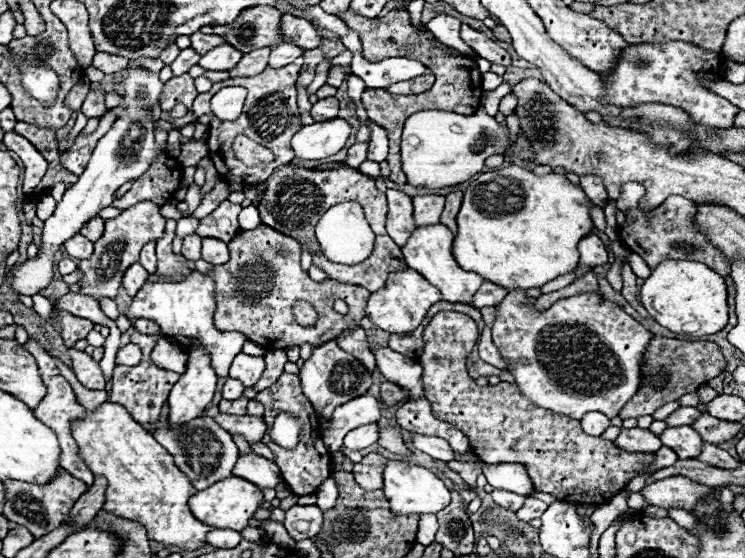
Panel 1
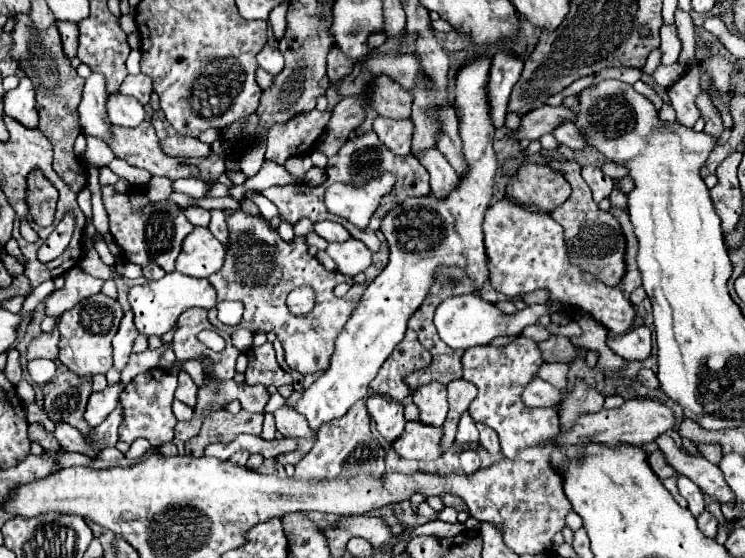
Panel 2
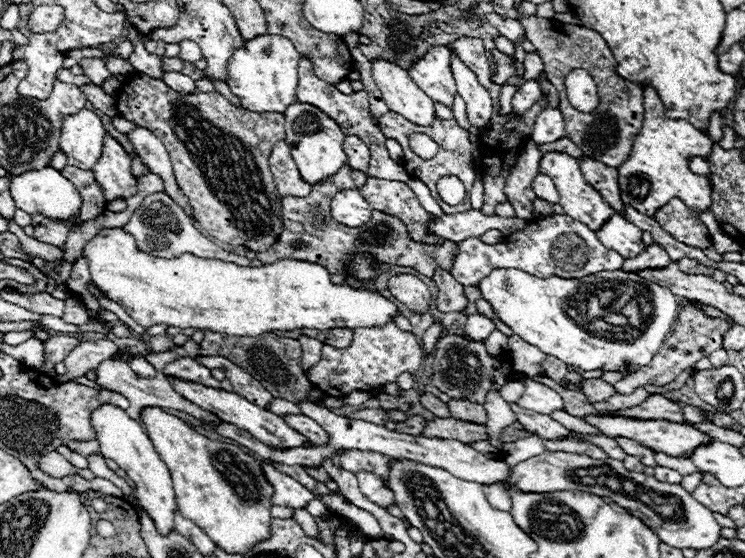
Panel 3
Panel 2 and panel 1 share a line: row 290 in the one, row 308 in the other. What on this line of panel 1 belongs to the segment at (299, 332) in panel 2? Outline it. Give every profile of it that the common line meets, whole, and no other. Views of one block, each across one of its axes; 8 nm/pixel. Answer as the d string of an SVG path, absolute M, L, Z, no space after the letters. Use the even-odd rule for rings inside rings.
M268 226L238 232L230 242L230 260L222 266L214 266L208 276L216 282L214 326L220 332L242 332L248 340L260 344L266 352L300 346L304 342L318 348L338 338L342 332L356 326L364 318L364 308L370 298L366 288L338 284L330 278L324 282L310 280L308 272L304 272L300 266L300 242L282 232L274 232L274 228ZM278 244L282 244L288 254L280 256L276 252ZM298 300L310 302L316 308L318 322L312 328L302 328L294 322L292 304ZM336 300L346 300L346 314L334 310Z

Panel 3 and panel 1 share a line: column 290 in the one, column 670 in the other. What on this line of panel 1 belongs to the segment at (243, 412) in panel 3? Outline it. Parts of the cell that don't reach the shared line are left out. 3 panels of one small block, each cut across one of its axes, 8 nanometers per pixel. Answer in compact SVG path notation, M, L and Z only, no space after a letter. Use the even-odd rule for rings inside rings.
M678 426L678 428L666 428L664 434L660 436L662 444L672 448L678 458L698 458L698 448L702 448L702 438L698 436L696 430L690 426Z

